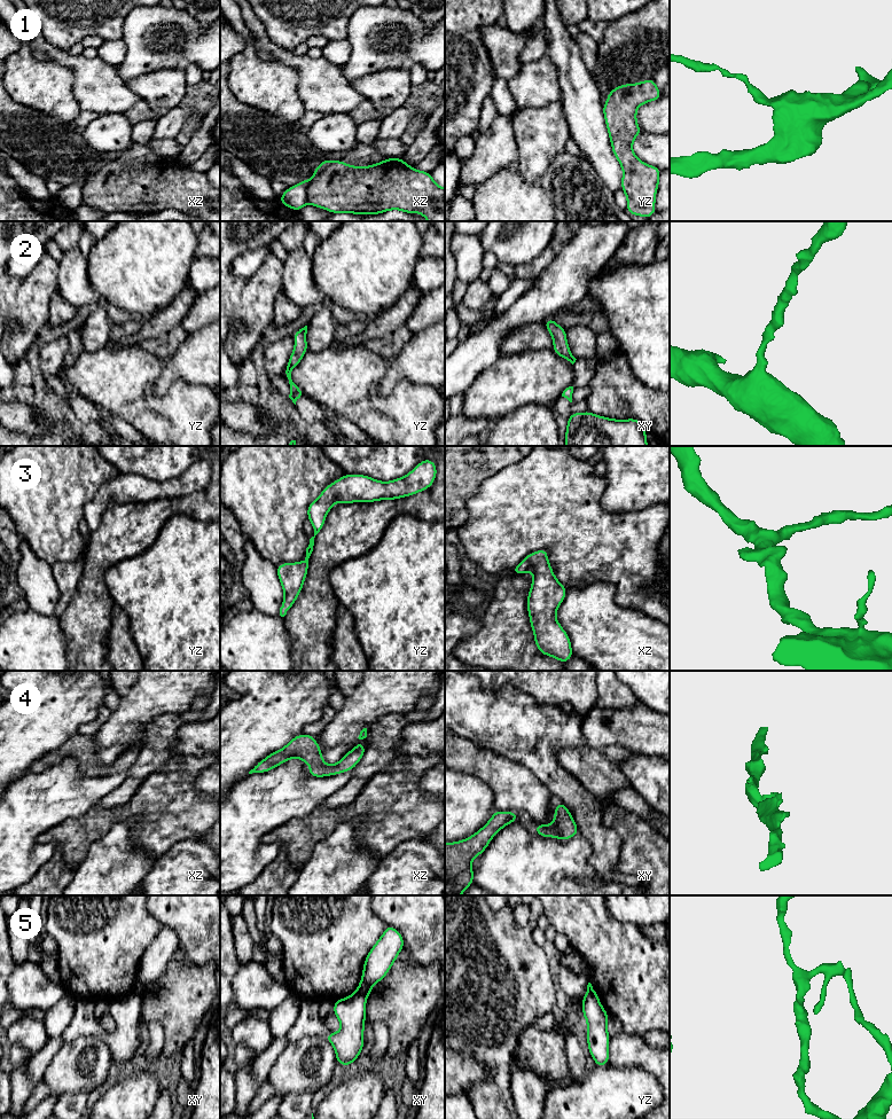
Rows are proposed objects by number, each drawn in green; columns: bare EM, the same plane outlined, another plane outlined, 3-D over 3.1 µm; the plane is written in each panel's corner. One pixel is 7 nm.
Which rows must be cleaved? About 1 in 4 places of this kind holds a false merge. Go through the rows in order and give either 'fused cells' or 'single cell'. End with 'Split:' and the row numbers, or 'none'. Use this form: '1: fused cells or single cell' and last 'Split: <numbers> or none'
1: fused cells
2: single cell
3: single cell
4: single cell
5: fused cells
Split: 1, 5

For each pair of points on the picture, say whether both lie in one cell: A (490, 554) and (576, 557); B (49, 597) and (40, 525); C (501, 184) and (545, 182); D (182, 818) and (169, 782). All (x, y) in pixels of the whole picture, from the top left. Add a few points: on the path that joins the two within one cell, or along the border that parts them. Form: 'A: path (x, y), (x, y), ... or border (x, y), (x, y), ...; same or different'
A: path (511, 540), (554, 540); same
B: border (26, 541), (28, 546), (51, 565); different
C: path (511, 188), (534, 188); same
D: path (173, 808), (169, 803), (169, 791); same

